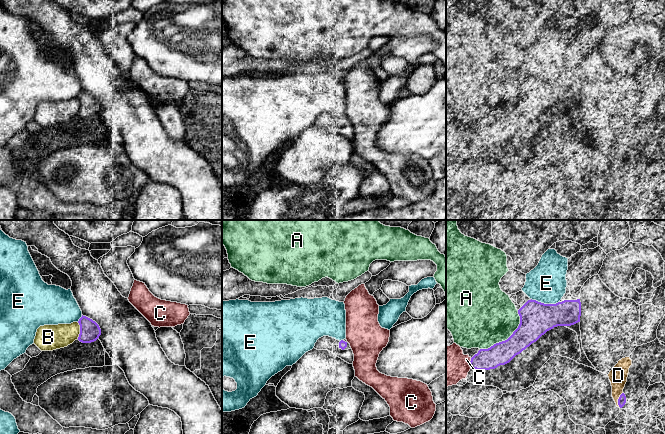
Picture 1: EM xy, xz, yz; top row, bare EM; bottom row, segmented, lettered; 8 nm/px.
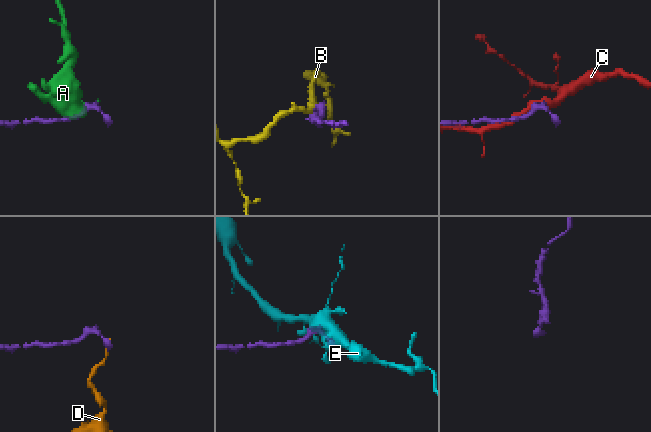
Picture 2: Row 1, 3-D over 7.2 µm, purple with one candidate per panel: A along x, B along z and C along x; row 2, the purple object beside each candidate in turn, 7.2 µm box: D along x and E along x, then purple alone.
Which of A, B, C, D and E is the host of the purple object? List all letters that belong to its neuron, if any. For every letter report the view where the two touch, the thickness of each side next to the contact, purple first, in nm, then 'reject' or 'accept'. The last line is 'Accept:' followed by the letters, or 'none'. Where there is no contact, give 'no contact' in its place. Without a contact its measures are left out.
A: contact in yz; calibres 240 and 460 nm; reject
B: contact in xy; calibres 160 and 200 nm; reject
C: contact in yz; calibres 180 and 320 nm; reject
D: contact in yz; calibres 60 and 150 nm; reject
E: contact in yz; calibres 260 and 320 nm; reject
Accept: none

